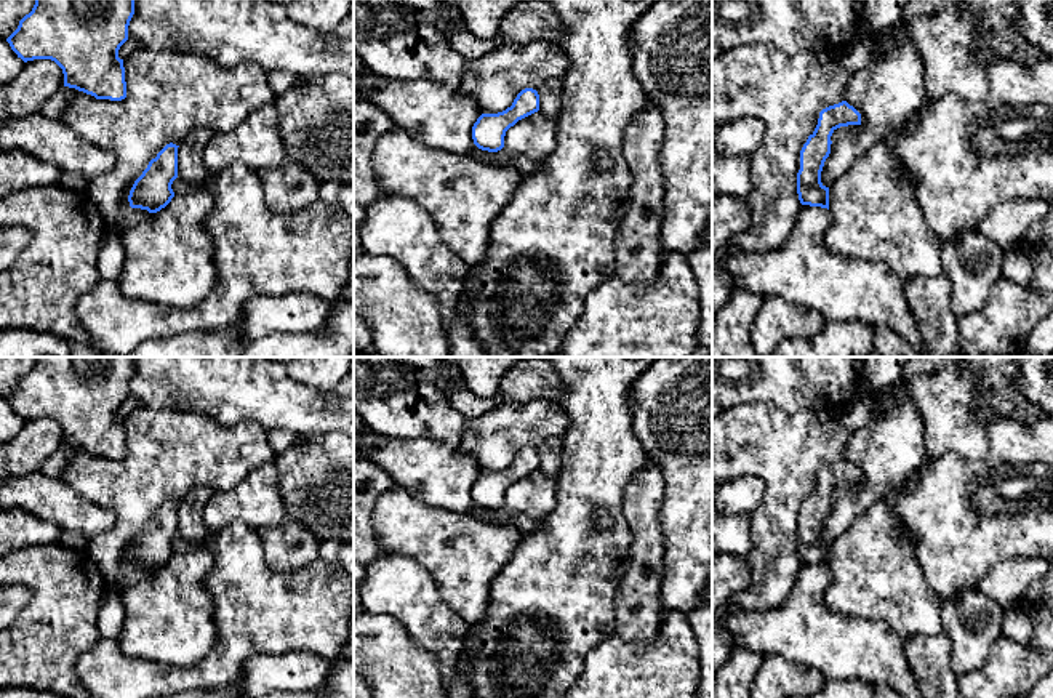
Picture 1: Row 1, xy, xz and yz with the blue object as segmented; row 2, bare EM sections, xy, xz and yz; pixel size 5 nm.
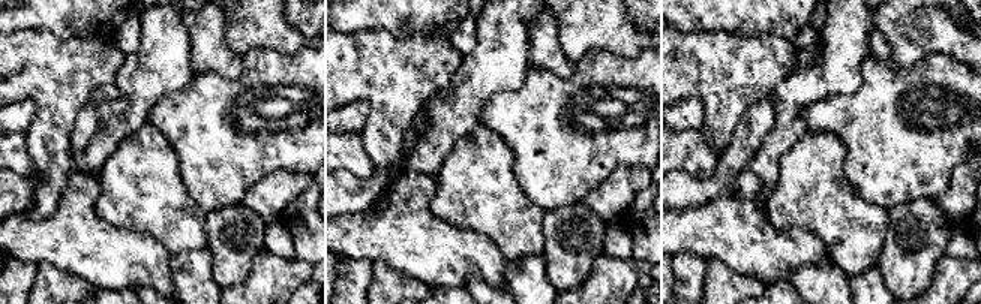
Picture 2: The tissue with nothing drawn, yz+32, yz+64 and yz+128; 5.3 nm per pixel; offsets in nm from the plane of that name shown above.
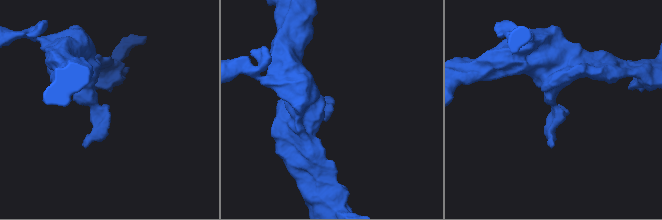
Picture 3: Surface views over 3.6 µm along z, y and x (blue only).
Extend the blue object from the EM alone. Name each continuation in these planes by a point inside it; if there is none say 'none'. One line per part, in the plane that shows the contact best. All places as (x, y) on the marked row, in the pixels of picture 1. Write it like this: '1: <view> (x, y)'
none

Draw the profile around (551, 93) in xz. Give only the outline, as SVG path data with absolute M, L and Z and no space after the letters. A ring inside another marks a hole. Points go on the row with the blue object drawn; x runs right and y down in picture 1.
M549 80L538 90L539 112L546 117L557 118L563 106L563 83L562 80Z

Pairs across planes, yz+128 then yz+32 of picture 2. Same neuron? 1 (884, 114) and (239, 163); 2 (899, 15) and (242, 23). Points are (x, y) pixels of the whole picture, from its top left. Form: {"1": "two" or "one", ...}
{"1": "one", "2": "one"}

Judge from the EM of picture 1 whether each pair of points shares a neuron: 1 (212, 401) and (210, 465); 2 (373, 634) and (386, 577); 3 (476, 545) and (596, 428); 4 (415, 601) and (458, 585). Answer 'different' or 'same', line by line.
1: different
2: different
3: different
4: different

